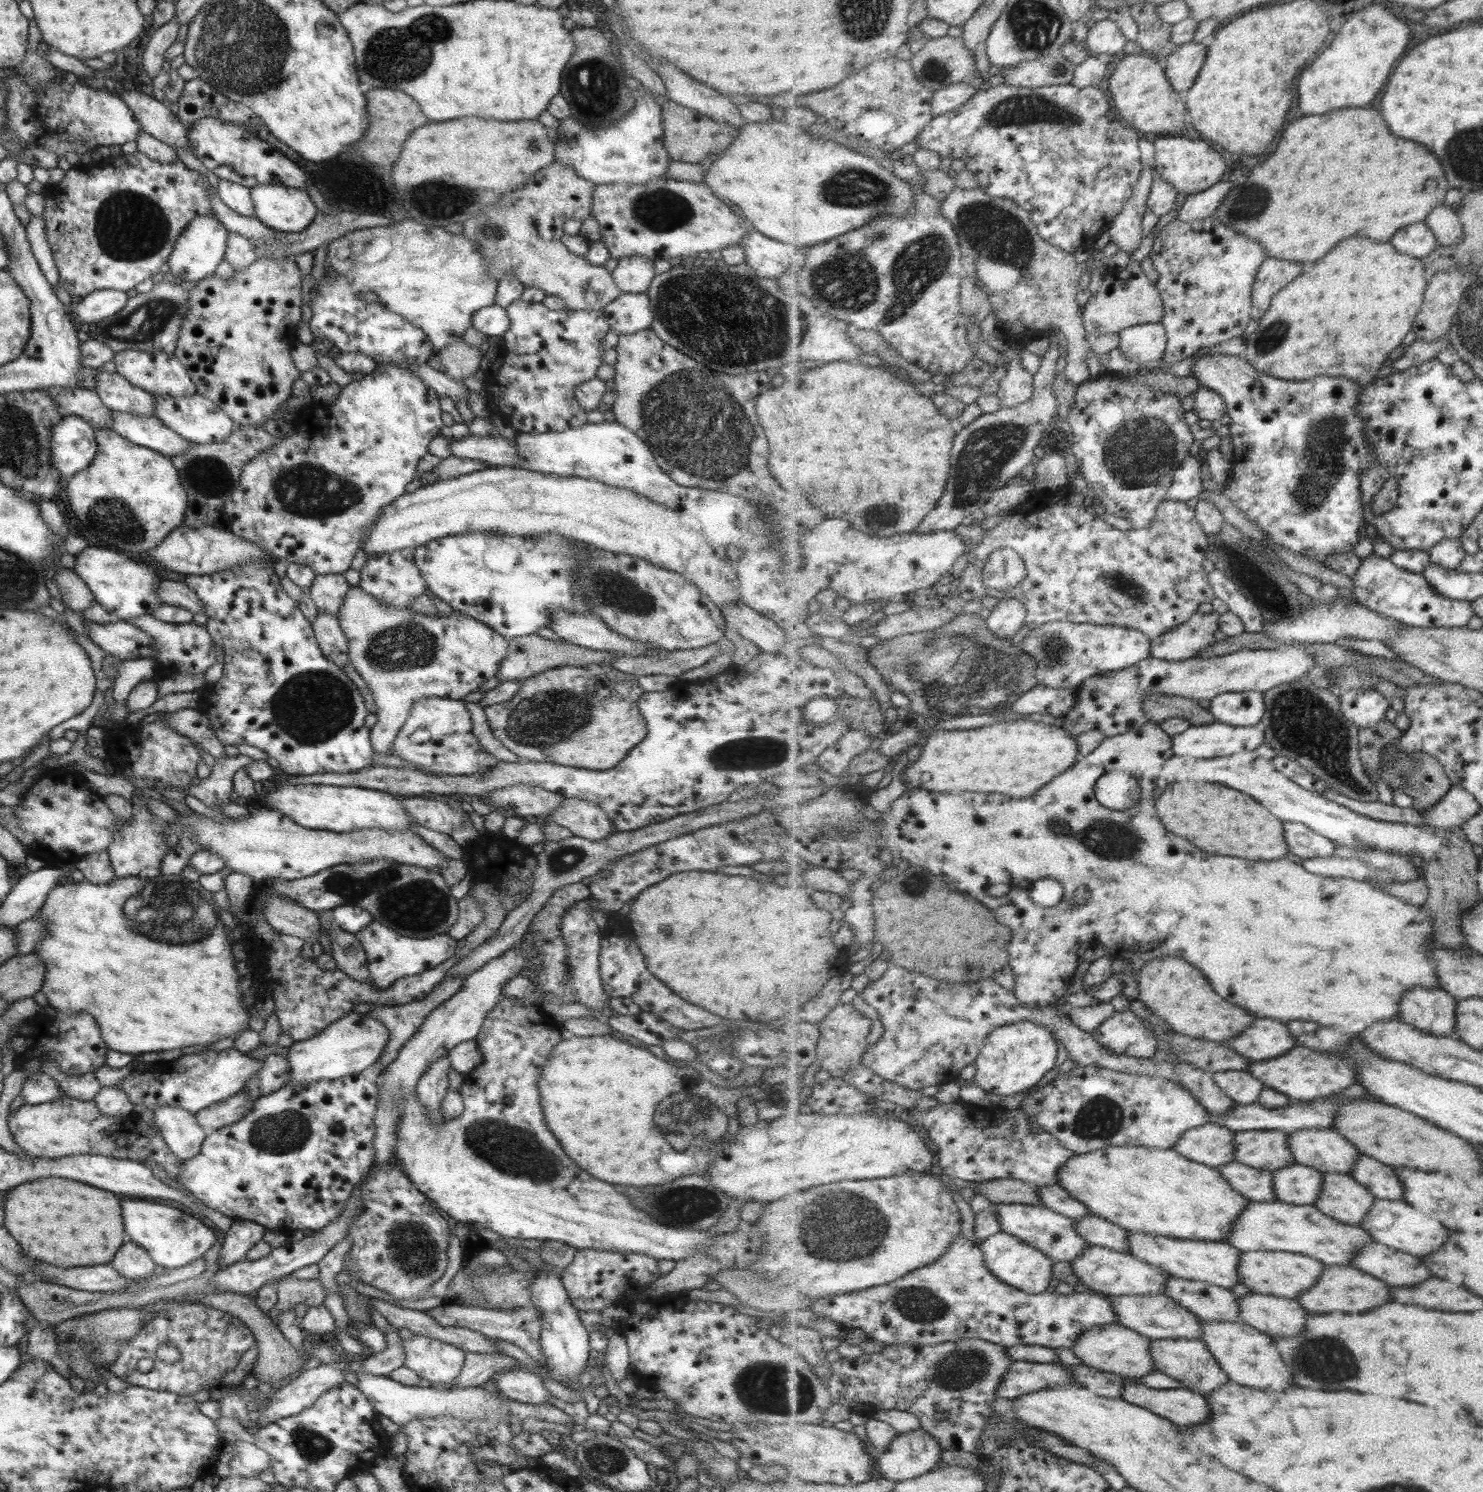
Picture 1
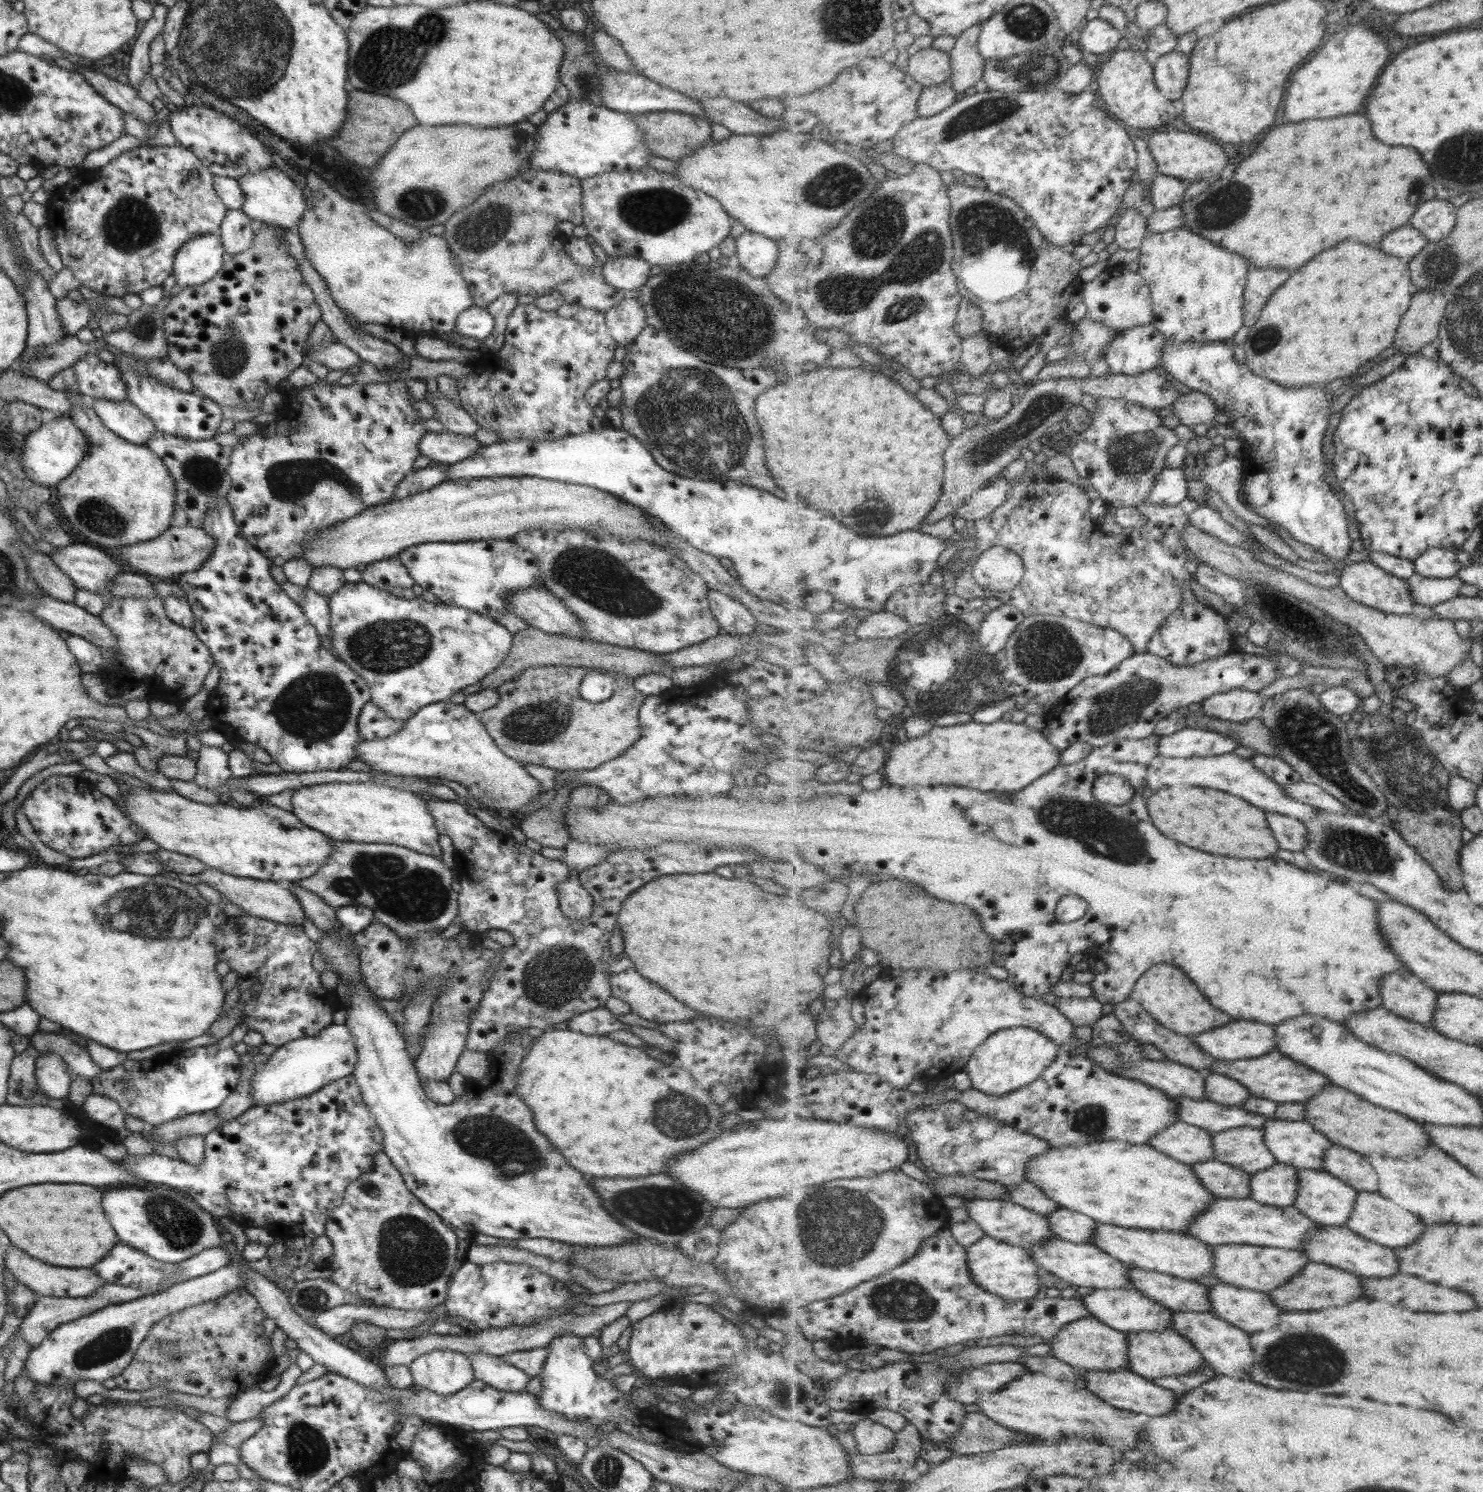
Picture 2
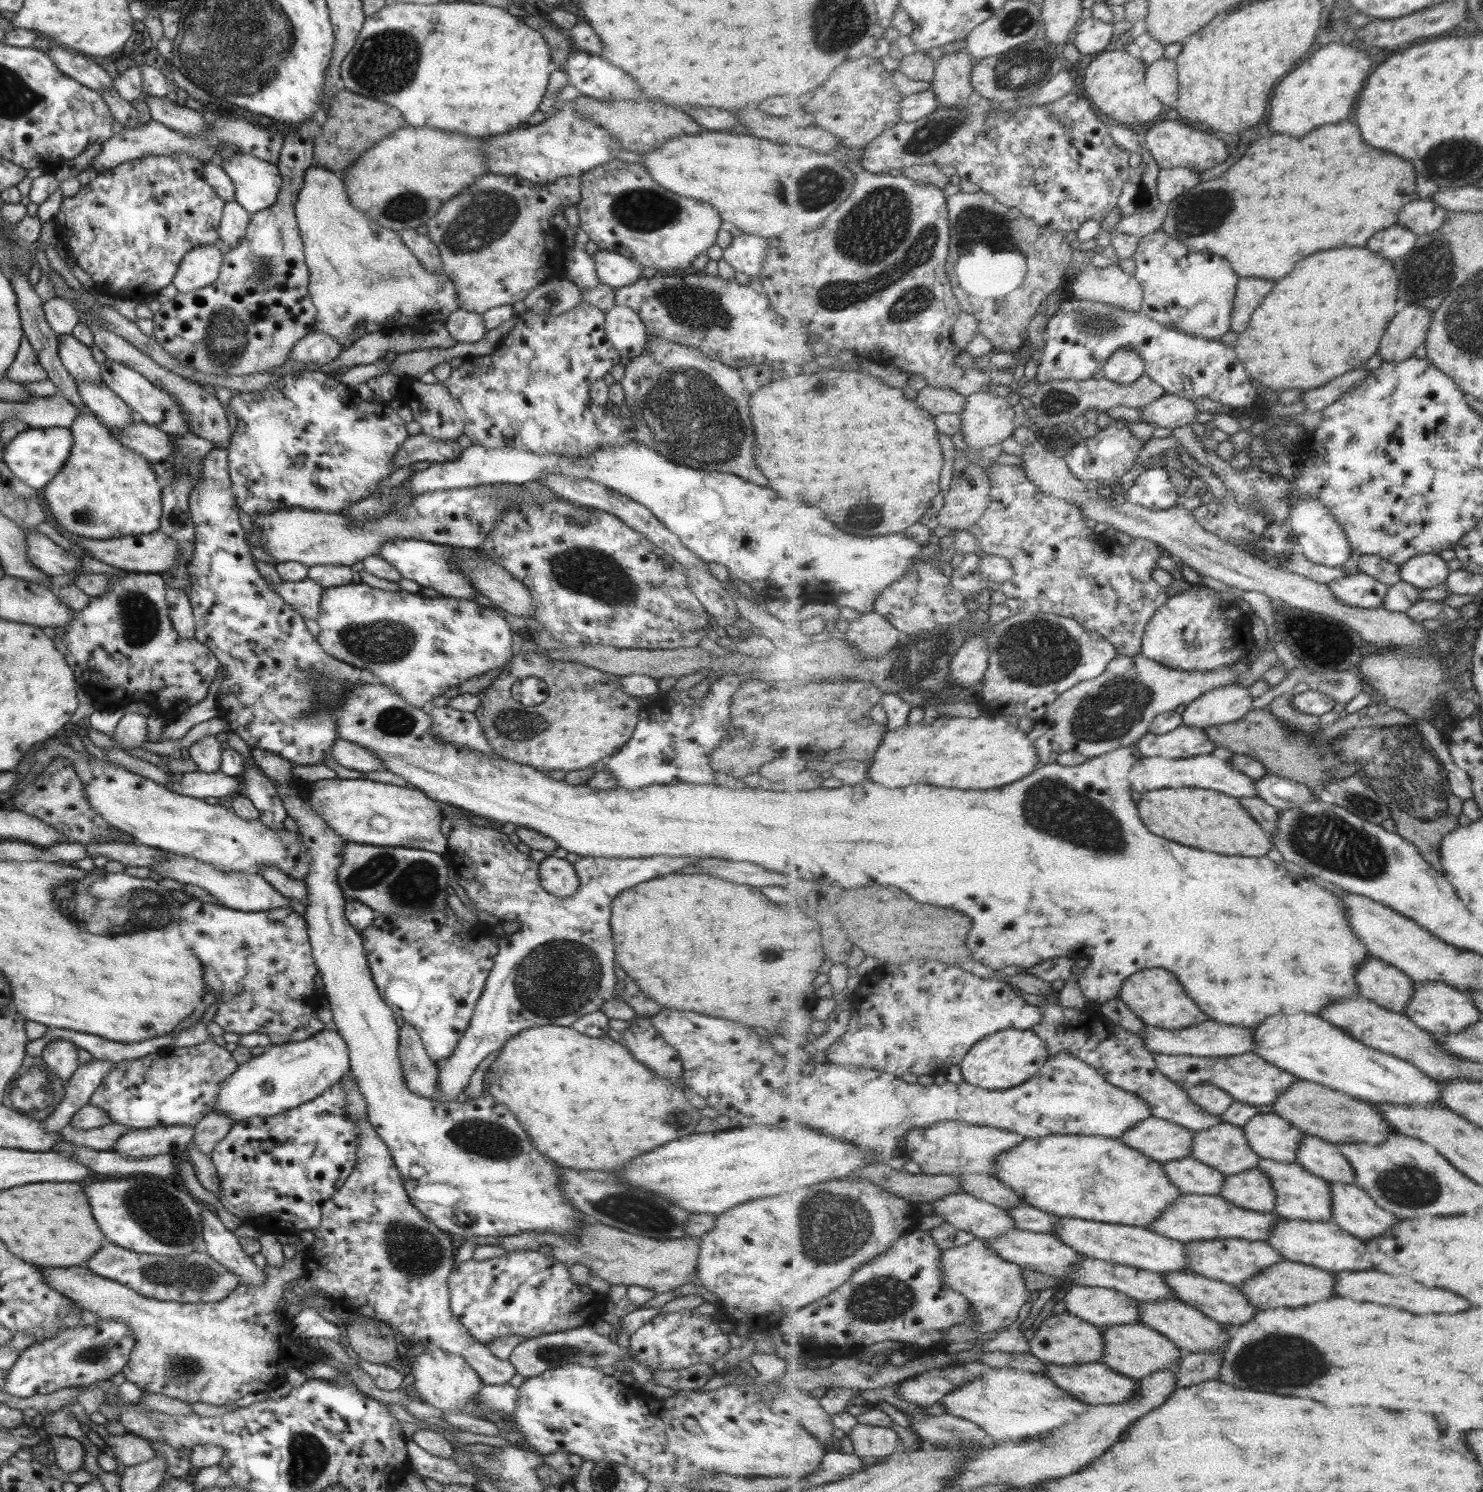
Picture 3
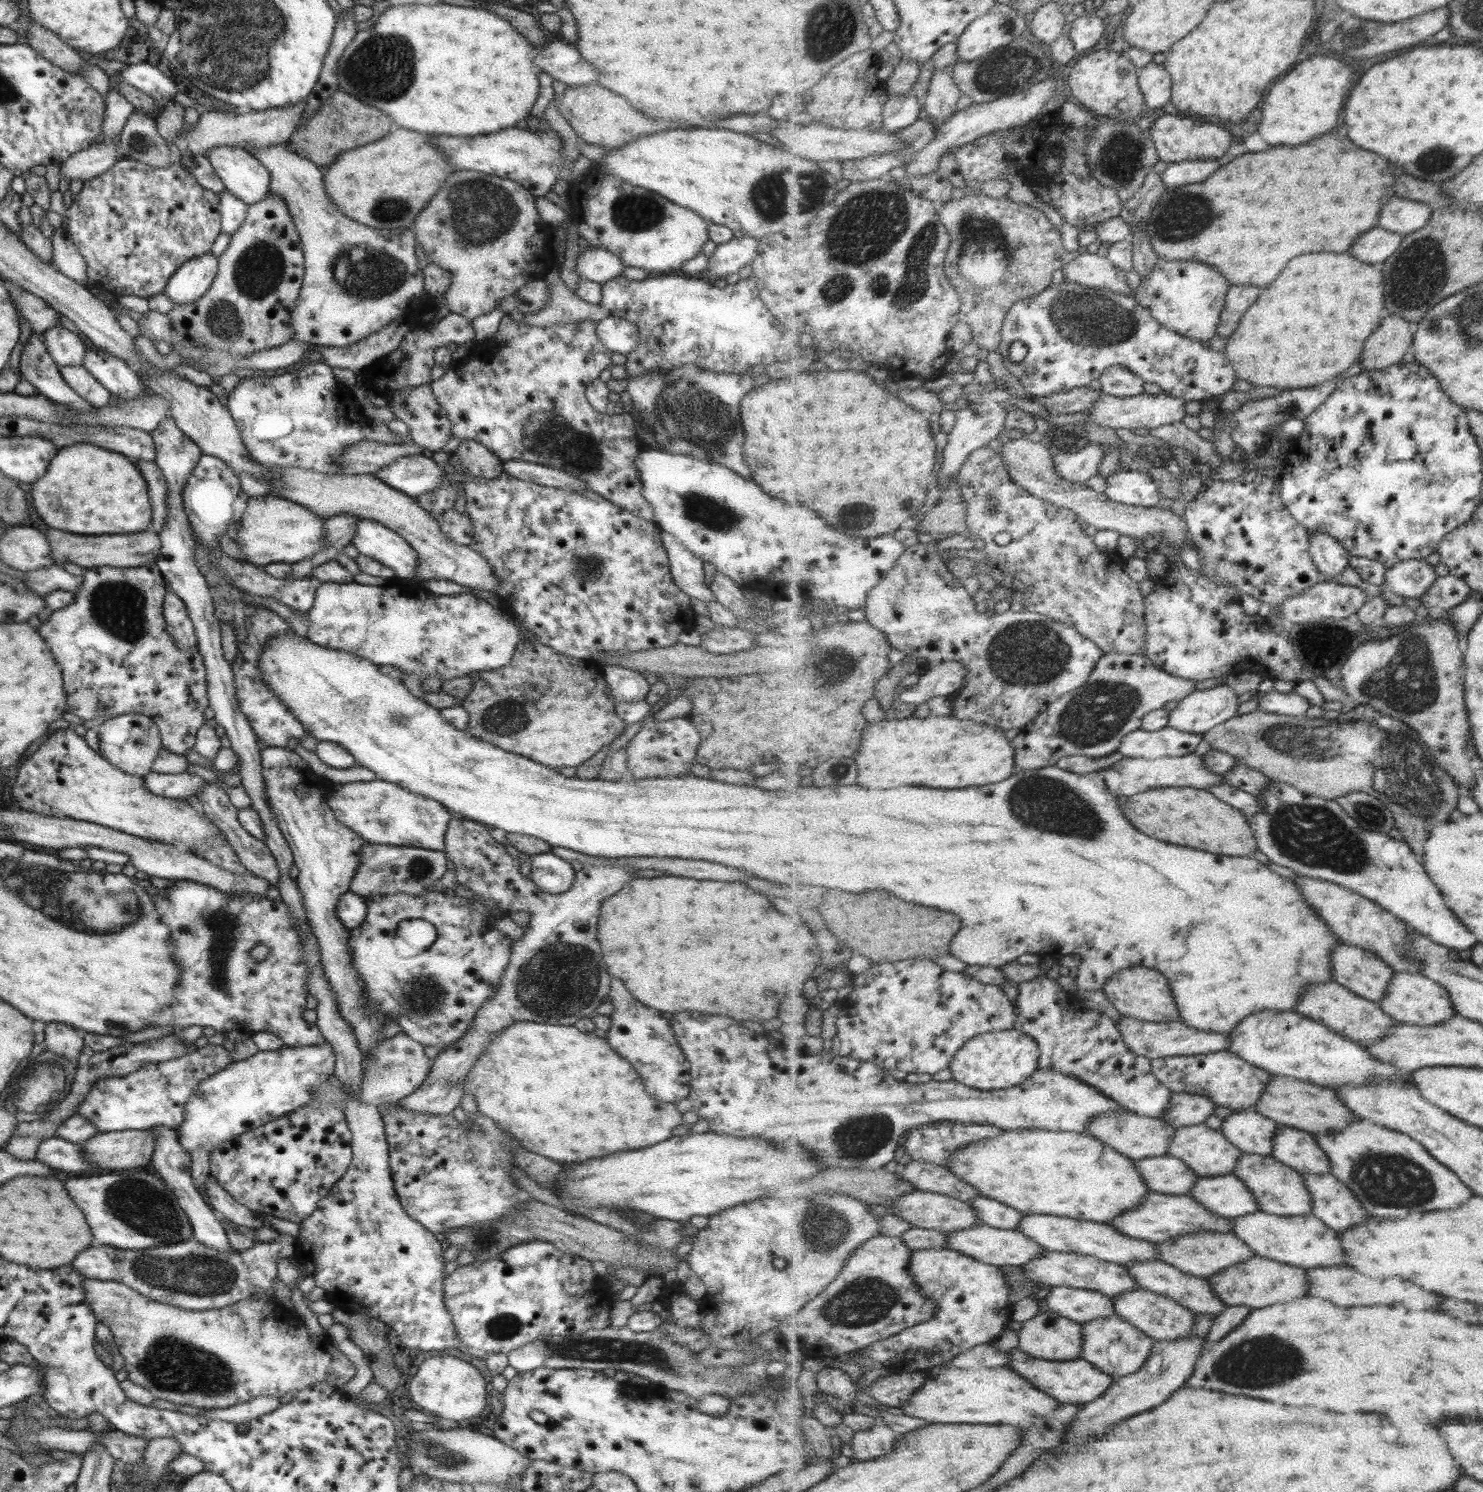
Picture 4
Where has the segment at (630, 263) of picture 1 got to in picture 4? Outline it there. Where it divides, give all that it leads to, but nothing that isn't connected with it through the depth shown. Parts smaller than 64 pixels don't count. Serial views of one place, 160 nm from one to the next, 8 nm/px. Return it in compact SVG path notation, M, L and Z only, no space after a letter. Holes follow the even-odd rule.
M601 247L581 249L575 260L575 272L578 278L602 285L612 278L619 277L623 263L613 253Z

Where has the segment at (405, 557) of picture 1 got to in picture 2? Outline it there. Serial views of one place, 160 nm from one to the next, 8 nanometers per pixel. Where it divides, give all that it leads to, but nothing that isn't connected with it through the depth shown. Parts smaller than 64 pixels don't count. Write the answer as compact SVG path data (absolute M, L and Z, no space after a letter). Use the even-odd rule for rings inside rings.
M396 556L367 565L362 572L362 580L376 589L385 591L393 587L409 589L414 584L413 579L407 574L407 570Z

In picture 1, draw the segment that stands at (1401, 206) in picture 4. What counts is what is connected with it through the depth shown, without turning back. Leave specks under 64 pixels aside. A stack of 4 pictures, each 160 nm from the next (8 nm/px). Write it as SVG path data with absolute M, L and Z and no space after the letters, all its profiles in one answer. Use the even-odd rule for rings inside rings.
M1447 204L1436 206L1435 212L1431 212L1431 216L1424 221L1431 227L1431 231L1435 232L1440 244L1446 248L1464 239L1465 228L1455 207Z

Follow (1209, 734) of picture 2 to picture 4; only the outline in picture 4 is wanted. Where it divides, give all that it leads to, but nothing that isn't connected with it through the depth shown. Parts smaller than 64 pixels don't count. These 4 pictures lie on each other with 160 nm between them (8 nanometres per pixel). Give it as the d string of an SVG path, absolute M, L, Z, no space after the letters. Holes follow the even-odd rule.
M1171 727L1148 731L1137 729L1123 737L1117 752L1125 757L1156 759L1193 754L1204 735L1191 734Z

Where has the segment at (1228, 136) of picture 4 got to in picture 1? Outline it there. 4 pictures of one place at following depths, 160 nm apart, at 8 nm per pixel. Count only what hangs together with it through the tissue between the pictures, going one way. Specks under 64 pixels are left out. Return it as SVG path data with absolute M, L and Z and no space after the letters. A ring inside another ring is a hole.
M1184 136L1161 137L1154 142L1156 153L1154 154L1156 173L1161 180L1169 182L1179 194L1184 193L1186 196L1203 192L1211 189L1211 186L1218 185L1222 182L1227 164L1225 158L1211 148L1209 144L1201 140L1191 139Z

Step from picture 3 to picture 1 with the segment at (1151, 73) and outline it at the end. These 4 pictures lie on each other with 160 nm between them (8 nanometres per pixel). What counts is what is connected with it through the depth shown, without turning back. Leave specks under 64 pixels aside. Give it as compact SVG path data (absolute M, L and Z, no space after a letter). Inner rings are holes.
M1194 40L1187 44L1179 45L1177 50L1167 57L1166 75L1170 79L1172 86L1180 93L1186 93L1199 76L1208 53L1208 42L1195 42Z

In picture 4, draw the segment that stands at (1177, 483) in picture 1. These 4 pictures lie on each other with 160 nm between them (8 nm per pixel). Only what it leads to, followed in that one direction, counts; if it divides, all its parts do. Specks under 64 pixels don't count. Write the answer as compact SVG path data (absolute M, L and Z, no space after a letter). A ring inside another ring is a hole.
M1118 470L1106 479L1107 496L1115 502L1157 507L1163 501L1160 486L1144 472Z

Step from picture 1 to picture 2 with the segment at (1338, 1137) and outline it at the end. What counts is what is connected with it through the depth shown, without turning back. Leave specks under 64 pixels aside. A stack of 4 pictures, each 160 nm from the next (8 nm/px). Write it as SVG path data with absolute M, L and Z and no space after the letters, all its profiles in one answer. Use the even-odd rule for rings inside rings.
M1271 1120L1262 1130L1267 1132L1267 1147L1275 1159L1299 1169L1323 1171L1327 1150L1335 1146L1306 1120Z

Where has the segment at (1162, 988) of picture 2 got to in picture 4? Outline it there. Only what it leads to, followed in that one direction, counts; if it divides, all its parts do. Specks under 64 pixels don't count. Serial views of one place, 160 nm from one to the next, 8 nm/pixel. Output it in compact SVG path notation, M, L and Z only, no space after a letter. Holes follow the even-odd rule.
M1138 966L1120 970L1119 973L1109 978L1103 991L1125 1017L1158 1023L1162 1023L1164 1020L1179 1021L1182 1017L1169 978L1153 968Z

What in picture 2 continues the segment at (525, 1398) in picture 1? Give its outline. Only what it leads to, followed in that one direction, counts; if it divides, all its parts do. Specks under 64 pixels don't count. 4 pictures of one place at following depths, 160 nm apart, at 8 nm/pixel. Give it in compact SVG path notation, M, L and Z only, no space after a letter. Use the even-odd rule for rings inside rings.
M482 1352L467 1354L474 1378L490 1388L505 1392L526 1392L528 1376L499 1357Z

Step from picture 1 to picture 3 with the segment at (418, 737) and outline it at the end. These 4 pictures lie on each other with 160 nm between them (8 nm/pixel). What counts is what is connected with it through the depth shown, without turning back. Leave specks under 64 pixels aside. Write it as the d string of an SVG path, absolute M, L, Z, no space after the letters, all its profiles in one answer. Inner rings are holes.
M429 706L426 713L431 719L430 734L444 743L465 747L486 755L497 755L487 744L481 727L473 713L453 710L443 706ZM335 738L333 741L330 756L335 759L338 765L347 770L361 773L385 772L387 770L370 750L365 750L354 742L347 742L339 738Z

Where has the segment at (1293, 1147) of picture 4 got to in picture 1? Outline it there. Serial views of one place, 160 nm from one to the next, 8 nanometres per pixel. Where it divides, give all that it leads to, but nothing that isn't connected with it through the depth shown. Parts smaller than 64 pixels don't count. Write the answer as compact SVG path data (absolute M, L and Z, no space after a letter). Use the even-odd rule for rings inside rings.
M1363 1155L1351 1170L1350 1176L1357 1179L1362 1186L1374 1192L1377 1199L1403 1201L1407 1187L1397 1175L1395 1167Z

